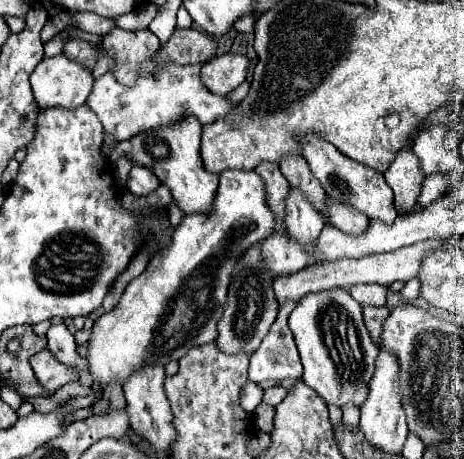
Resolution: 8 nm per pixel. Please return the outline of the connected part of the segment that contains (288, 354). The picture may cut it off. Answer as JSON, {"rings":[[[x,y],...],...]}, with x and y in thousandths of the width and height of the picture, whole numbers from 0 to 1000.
{"rings":[[[636,658],[614,662],[597,697],[588,702],[580,728],[567,736],[563,754],[541,776],[537,828],[575,832],[575,828],[614,828],[614,824],[649,824],[653,802],[631,745],[631,728],[619,710],[623,680],[636,671]]]}

